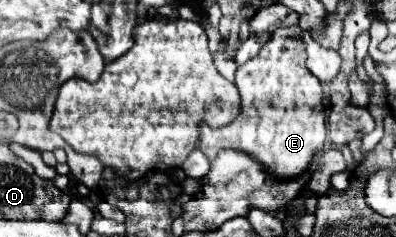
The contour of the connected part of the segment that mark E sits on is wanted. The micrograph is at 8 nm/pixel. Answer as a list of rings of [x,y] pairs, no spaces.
[[[297,27],[277,29],[273,33],[273,39],[269,39],[271,43],[265,45],[255,59],[237,67],[235,85],[241,95],[241,113],[237,115],[237,119],[233,119],[225,127],[211,129],[201,125],[201,131],[199,131],[199,149],[209,159],[211,159],[211,151],[235,149],[251,155],[265,171],[269,171],[269,175],[277,179],[297,179],[309,171],[315,153],[323,149],[327,129],[325,129],[325,113],[321,103],[323,87],[319,79],[305,67],[305,49],[303,49],[303,43],[295,37],[297,31],[299,31]]]

